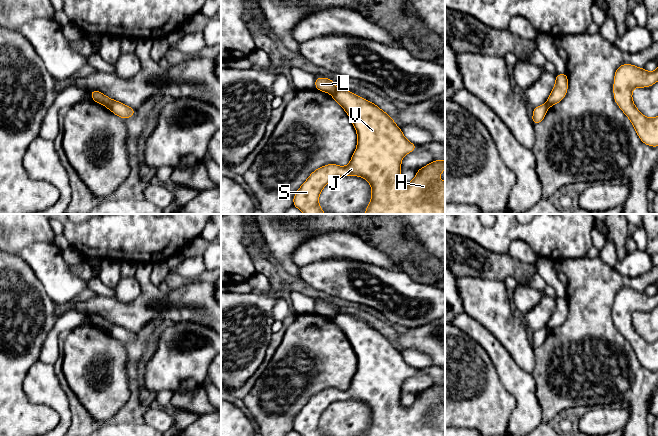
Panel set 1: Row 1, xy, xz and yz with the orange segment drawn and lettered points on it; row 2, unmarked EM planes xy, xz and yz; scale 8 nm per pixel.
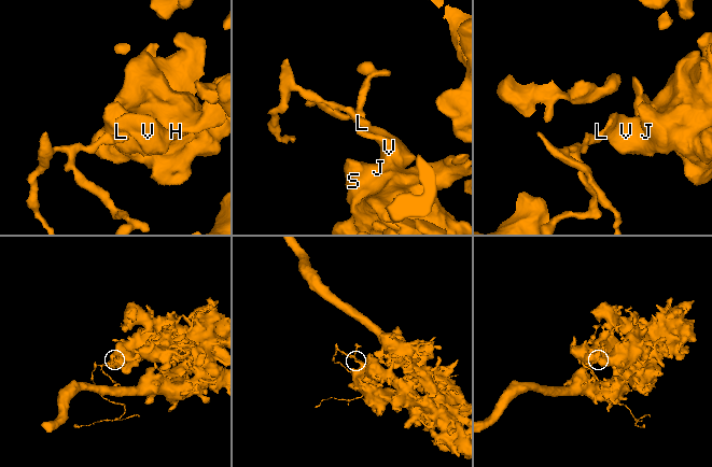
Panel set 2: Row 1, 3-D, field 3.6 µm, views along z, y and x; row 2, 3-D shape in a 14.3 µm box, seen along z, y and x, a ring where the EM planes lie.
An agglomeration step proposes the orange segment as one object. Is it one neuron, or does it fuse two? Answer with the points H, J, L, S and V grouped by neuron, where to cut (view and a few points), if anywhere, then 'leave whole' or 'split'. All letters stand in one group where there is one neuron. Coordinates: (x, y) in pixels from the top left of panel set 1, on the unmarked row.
H J S V / L; cut in xz along (338, 313), (331, 318); split

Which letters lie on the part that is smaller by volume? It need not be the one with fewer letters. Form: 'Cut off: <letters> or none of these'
Cut off: L

